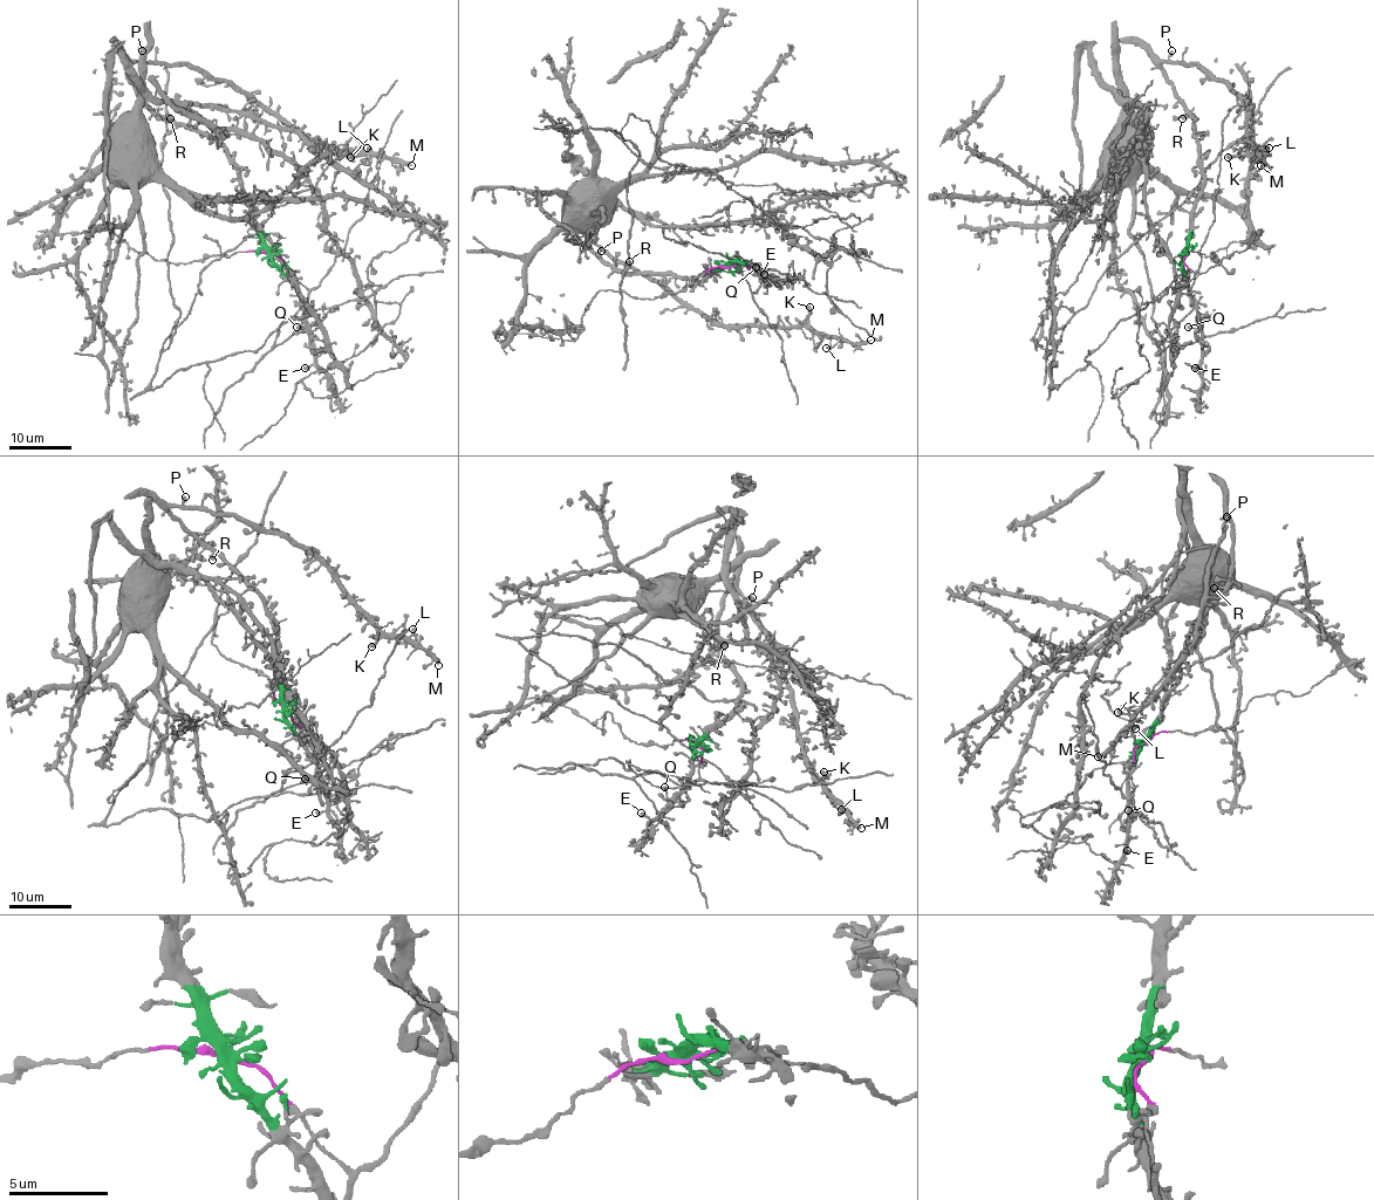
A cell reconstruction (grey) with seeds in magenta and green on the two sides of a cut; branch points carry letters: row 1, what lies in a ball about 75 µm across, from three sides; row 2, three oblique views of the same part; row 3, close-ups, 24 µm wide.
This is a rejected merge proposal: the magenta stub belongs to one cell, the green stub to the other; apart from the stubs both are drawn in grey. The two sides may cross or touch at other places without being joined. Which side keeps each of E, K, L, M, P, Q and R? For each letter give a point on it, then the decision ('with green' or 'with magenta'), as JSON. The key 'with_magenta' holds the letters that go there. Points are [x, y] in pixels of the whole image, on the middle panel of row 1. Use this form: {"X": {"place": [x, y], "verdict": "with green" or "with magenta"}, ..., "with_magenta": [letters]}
{"E": {"place": [764, 274], "verdict": "with green"}, "K": {"place": [809, 307], "verdict": "with green"}, "L": {"place": [826, 348], "verdict": "with green"}, "M": {"place": [870, 340], "verdict": "with green"}, "P": {"place": [601, 251], "verdict": "with green"}, "Q": {"place": [756, 267], "verdict": "with green"}, "R": {"place": [629, 261], "verdict": "with green"}, "with_magenta": []}

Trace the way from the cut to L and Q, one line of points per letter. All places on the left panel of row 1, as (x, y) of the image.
L: (271, 254), (241, 171), (211, 138), (161, 117), (130, 64), (200, 68), (312, 138), (367, 148)
Q: (271, 254), (274, 266), (294, 288), (303, 312), (302, 328), (296, 326)

